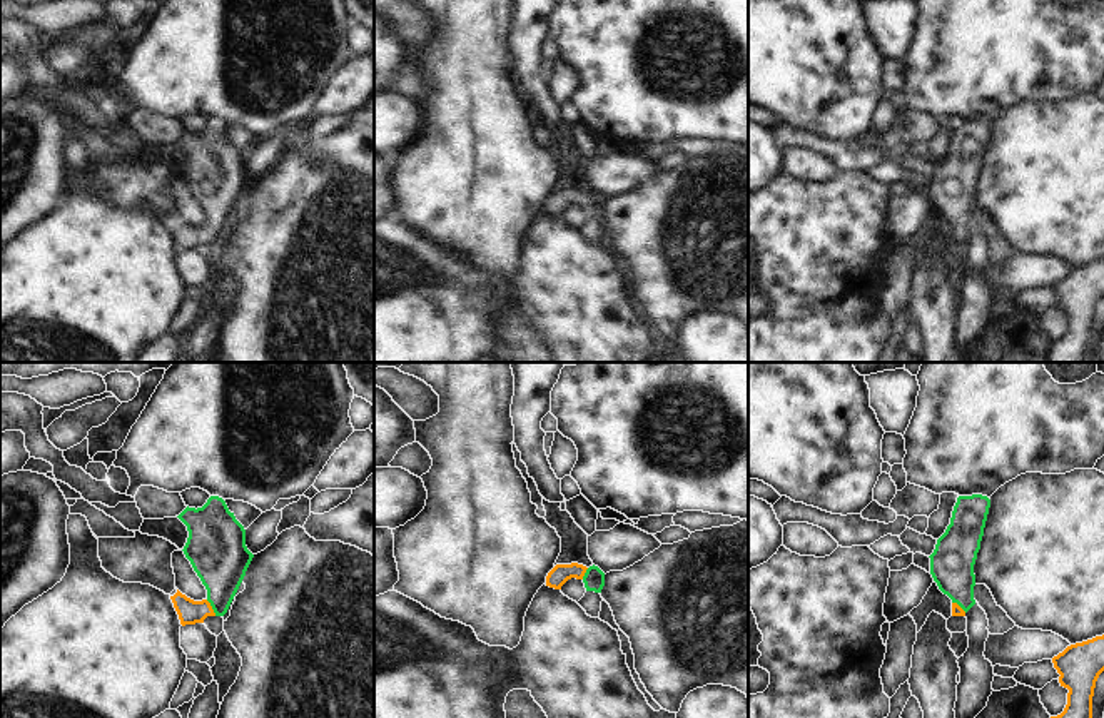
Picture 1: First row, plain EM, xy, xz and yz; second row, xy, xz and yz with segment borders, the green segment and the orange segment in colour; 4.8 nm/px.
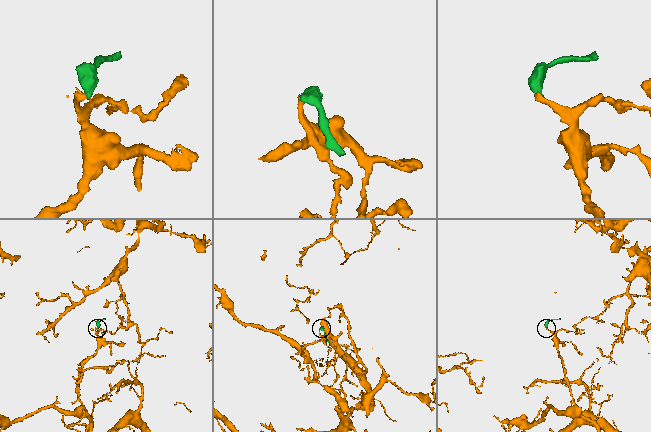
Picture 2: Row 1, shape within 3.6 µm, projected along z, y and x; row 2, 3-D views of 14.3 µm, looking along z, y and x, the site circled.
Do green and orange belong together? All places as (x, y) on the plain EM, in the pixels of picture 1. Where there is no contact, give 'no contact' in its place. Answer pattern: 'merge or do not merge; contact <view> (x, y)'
merge; contact xy (212, 234)

